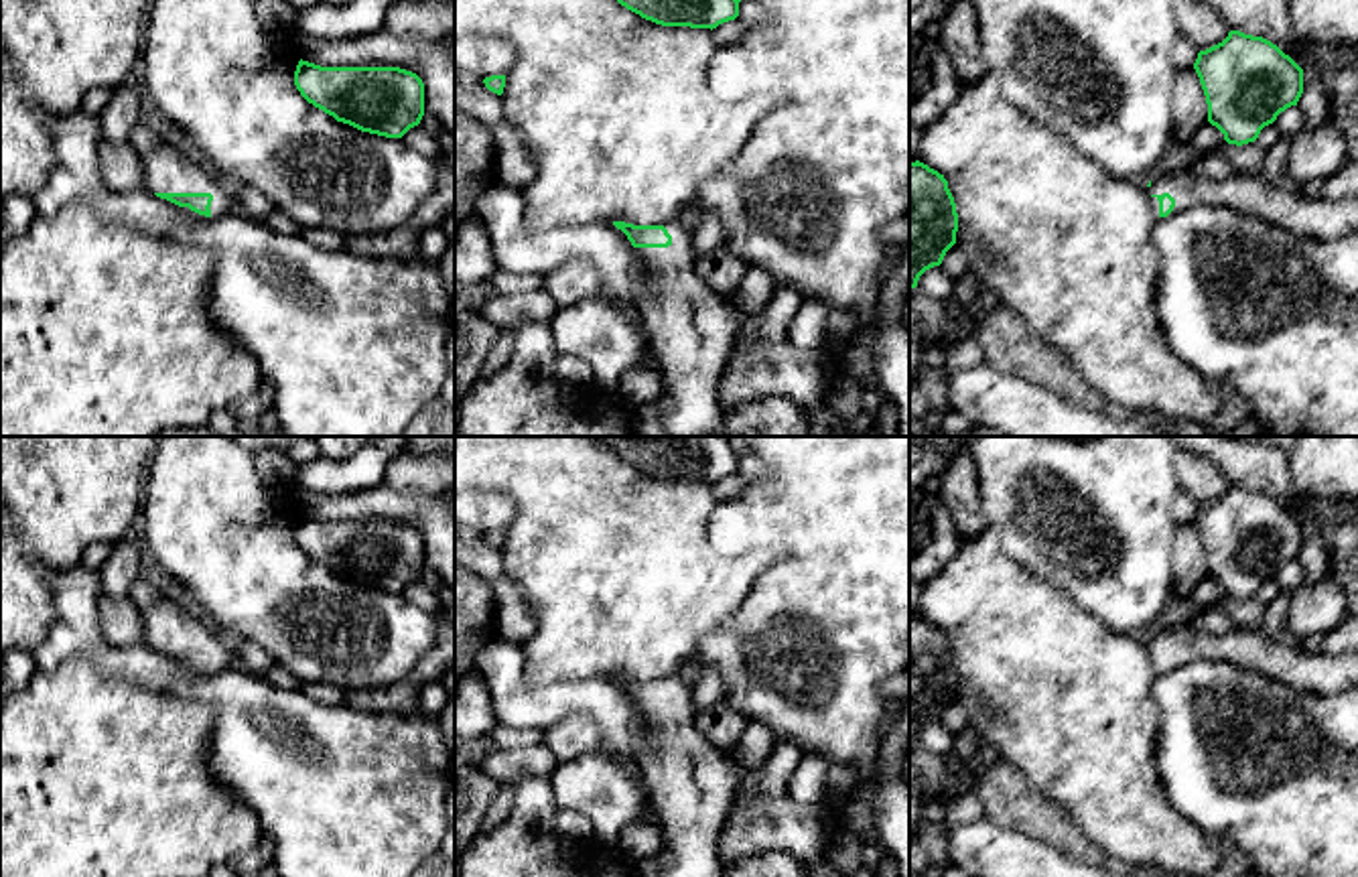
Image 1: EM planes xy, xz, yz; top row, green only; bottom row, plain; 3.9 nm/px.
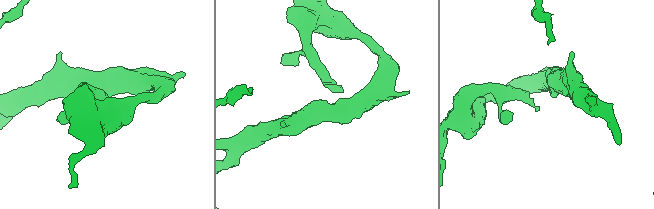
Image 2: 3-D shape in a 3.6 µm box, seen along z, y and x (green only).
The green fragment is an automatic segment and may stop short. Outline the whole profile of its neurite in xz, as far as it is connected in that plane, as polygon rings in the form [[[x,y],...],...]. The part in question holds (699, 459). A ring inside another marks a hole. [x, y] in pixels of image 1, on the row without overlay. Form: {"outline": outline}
{"outline": [[[593,436],[621,461],[662,481],[717,483],[739,471],[727,436]]]}

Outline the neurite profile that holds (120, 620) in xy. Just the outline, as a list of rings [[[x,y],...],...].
[[[101,595],[97,603],[99,627],[114,646],[132,646],[142,642],[142,613],[130,597]]]

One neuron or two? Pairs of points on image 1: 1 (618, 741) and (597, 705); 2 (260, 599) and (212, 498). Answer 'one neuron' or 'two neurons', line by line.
1: one neuron
2: one neuron

